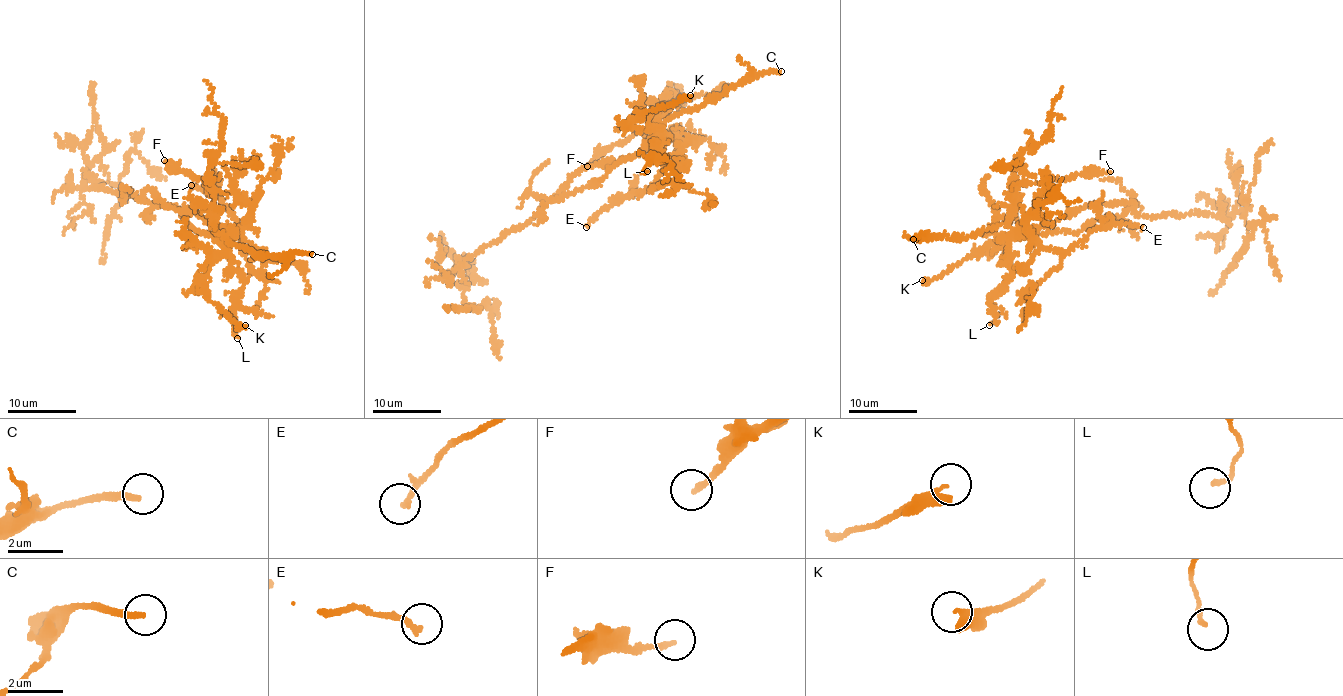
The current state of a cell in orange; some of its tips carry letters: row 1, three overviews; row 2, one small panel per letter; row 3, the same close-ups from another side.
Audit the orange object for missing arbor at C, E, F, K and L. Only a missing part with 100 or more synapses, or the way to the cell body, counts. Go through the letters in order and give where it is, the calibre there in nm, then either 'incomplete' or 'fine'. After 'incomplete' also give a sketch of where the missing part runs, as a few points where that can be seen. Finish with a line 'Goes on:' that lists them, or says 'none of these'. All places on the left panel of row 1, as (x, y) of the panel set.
C: (312, 254) | 240 nm | incomplete
E: (191, 185) | 200 nm | fine
F: (164, 160) | 180 nm | fine
K: (245, 325) | 240 nm | fine
L: (237, 338) | 160 nm | fine
Goes on: C

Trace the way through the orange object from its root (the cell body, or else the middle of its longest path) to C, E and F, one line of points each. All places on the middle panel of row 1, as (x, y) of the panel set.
C: (570, 179), (583, 169), (651, 152), (675, 116), (718, 100), (763, 73), (781, 71)
E: (570, 179), (583, 169), (649, 150), (658, 156), (662, 173), (655, 183), (620, 196), (586, 227)
F: (570, 179), (583, 169), (651, 152), (663, 136), (664, 127), (655, 124), (662, 111), (646, 129), (587, 166)

